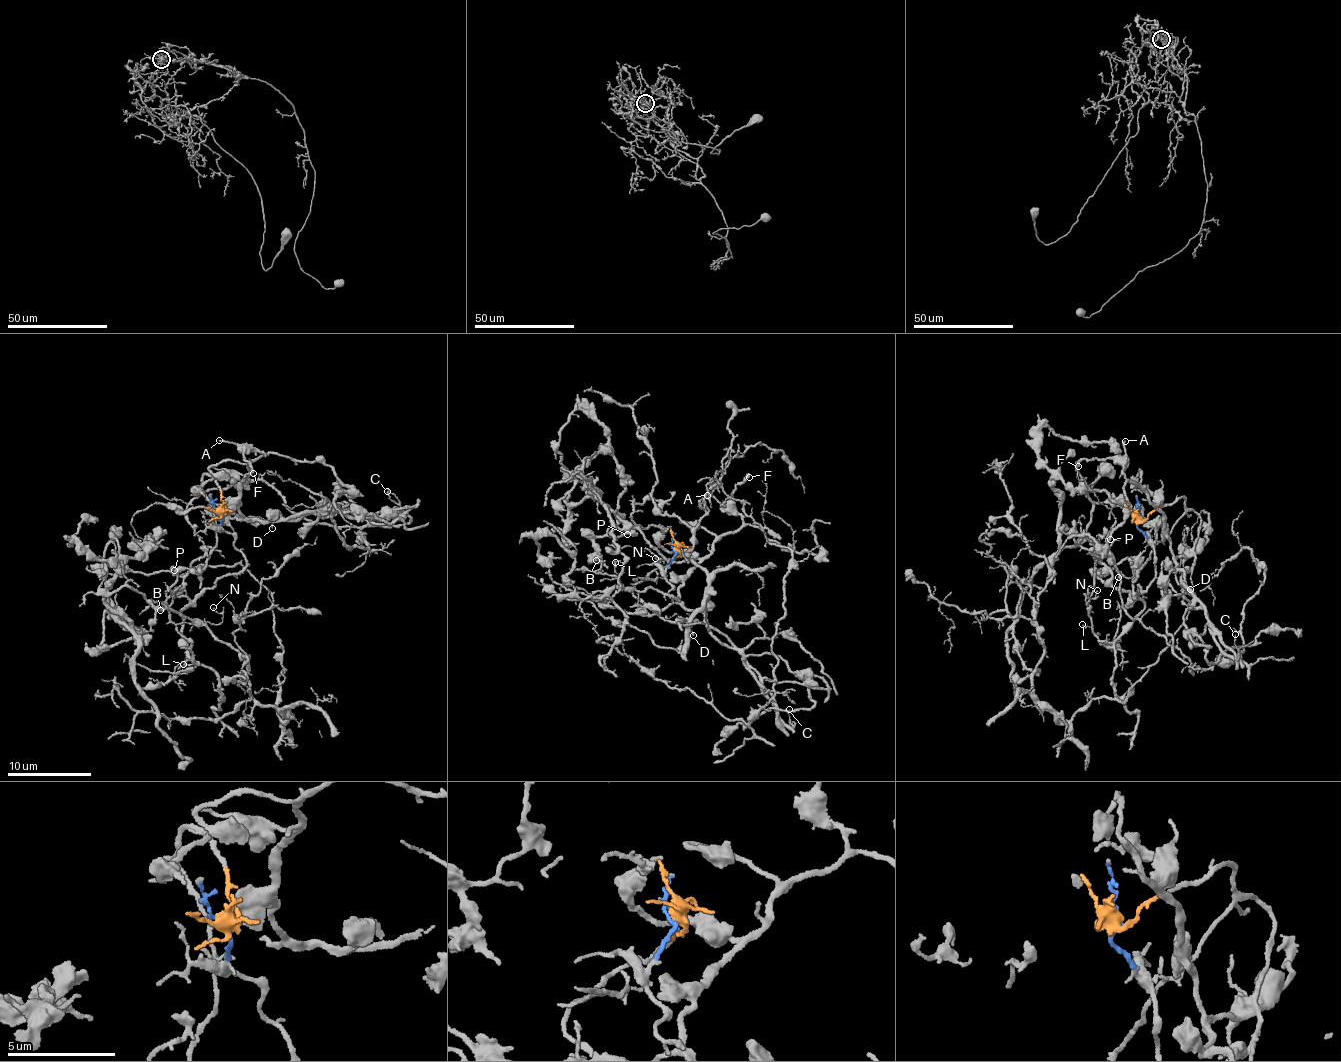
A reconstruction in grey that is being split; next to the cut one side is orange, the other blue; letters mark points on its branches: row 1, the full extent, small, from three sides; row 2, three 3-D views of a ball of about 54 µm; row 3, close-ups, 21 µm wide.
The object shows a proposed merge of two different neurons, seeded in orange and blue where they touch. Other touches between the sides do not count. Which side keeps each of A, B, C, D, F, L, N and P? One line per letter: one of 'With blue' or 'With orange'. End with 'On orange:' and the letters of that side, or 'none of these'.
A: With orange
B: With blue
C: With orange
D: With orange
F: With orange
L: With blue
N: With blue
P: With blue
On orange: A, C, D, F

